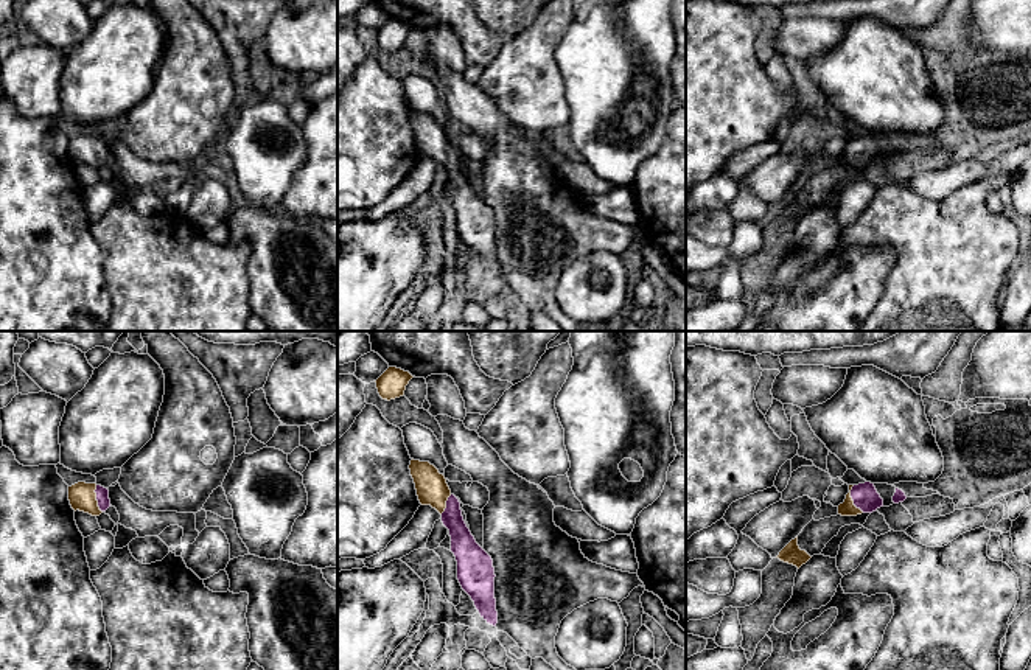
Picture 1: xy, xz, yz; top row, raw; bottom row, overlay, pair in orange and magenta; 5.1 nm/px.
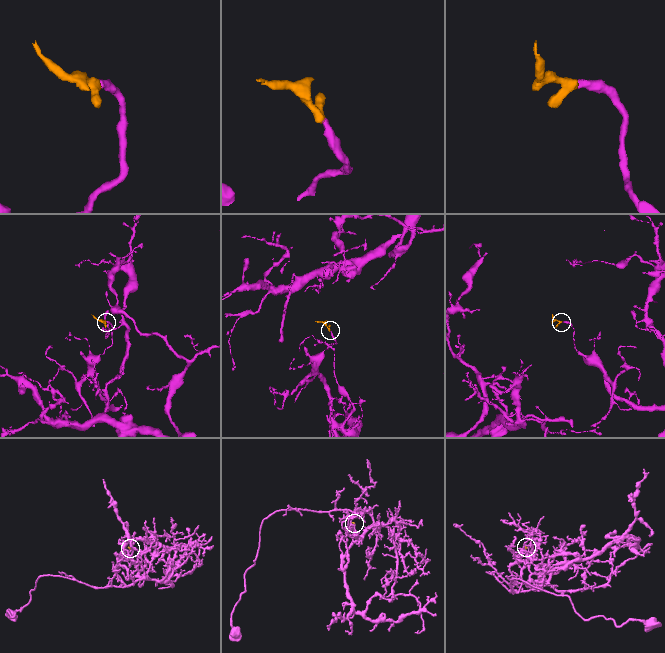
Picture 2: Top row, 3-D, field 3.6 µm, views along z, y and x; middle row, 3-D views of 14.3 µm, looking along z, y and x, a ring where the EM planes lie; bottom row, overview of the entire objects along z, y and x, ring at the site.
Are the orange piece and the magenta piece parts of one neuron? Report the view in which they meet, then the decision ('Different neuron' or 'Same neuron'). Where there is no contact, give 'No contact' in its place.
Touches orange in yz. Same neuron

